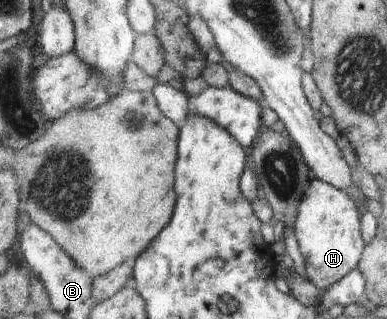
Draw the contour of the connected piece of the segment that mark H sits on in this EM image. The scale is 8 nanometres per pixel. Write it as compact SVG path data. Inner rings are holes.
M313 177L311 188L299 204L294 230L305 258L306 276L321 290L334 287L362 262L368 244L365 244L363 238L361 216L362 212L354 197L334 184Z

